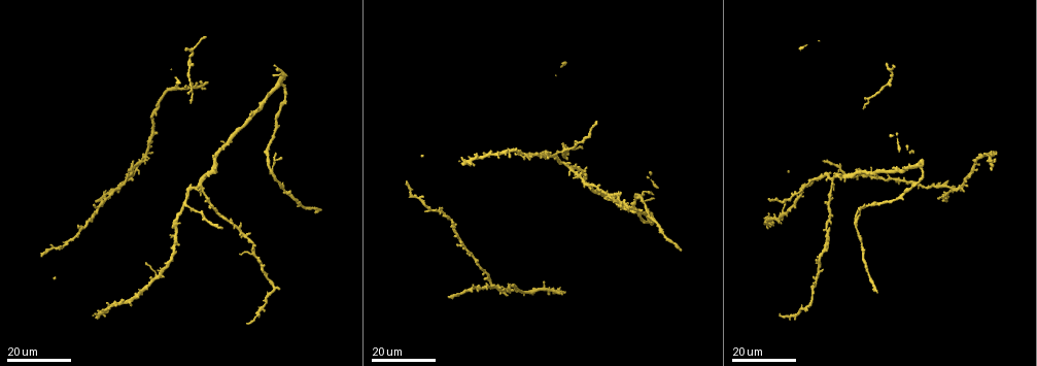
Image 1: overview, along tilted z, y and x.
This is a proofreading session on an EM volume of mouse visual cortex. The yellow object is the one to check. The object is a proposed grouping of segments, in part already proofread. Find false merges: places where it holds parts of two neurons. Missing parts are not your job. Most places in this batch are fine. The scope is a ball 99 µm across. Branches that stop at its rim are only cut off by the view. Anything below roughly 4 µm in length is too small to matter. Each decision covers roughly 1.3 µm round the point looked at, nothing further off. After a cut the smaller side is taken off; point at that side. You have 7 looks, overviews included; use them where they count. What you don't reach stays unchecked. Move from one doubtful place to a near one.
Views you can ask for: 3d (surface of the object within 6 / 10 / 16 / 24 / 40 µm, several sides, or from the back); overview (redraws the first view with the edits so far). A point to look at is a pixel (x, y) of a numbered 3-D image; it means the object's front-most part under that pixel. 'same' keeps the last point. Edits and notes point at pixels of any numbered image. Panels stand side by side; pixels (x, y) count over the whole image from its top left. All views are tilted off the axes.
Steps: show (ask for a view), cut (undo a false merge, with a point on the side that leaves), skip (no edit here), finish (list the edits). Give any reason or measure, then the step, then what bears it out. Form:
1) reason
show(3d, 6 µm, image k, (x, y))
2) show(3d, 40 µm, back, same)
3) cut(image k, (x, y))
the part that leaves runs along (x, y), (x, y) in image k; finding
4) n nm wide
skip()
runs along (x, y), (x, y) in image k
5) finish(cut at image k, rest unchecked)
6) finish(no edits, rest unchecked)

four arms meet
show(3d, 16 µm, image 1, (871, 172))

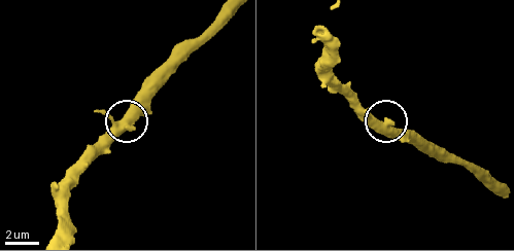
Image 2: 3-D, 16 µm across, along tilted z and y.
closer look
show(3d, 6 µm, image 2, (116, 124))

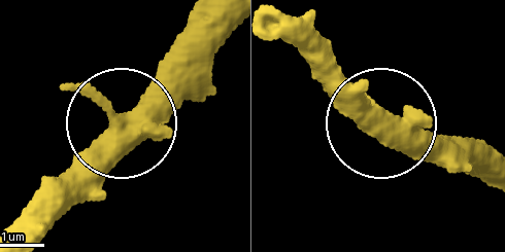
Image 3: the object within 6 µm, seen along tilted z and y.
skip()
all the same neuron

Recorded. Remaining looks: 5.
three arms meet
show(3d, 16 µm, image 1, (525, 156))

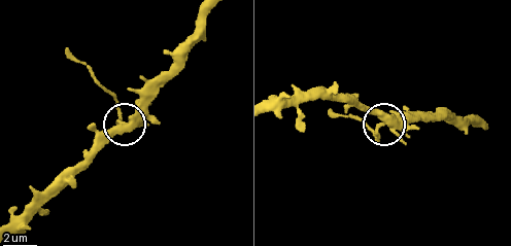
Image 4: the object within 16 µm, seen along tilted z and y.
show(3d, 10 µm, image 4, (379, 124))

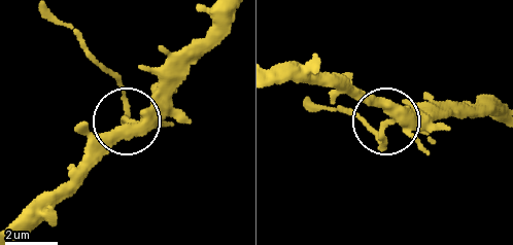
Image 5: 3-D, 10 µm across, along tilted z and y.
show(3d, 6 µm, image 5, (386, 123))

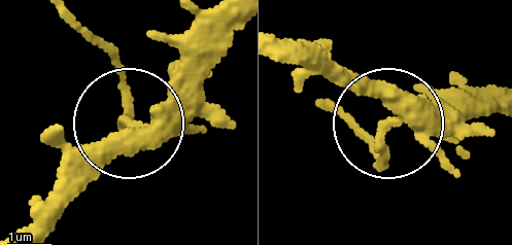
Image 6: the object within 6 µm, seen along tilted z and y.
side arm 7 µm; 3 arms
skip()
one neuron here

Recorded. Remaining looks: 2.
arms part here
show(3d, 24 µm, image 1, (558, 155))

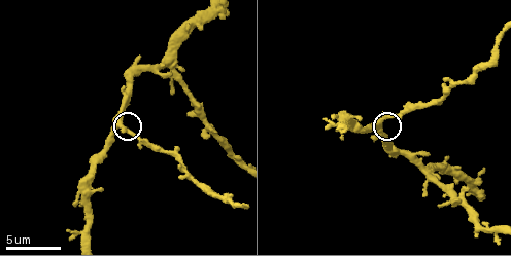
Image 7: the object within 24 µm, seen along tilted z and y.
closer look
show(3d, 10 µm, image 7, (382, 122))

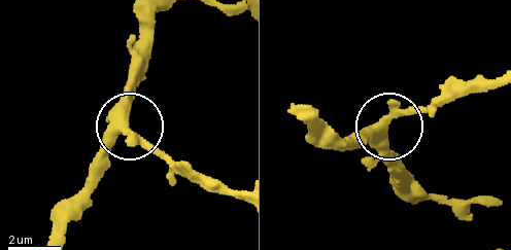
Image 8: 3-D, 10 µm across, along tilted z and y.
skip()
runs along (58, 234), (87, 199), (105, 151), (126, 128), (188, 170) in image 8; continuous, no second neuron

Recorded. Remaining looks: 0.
finish(no edits, rest unchecked)

